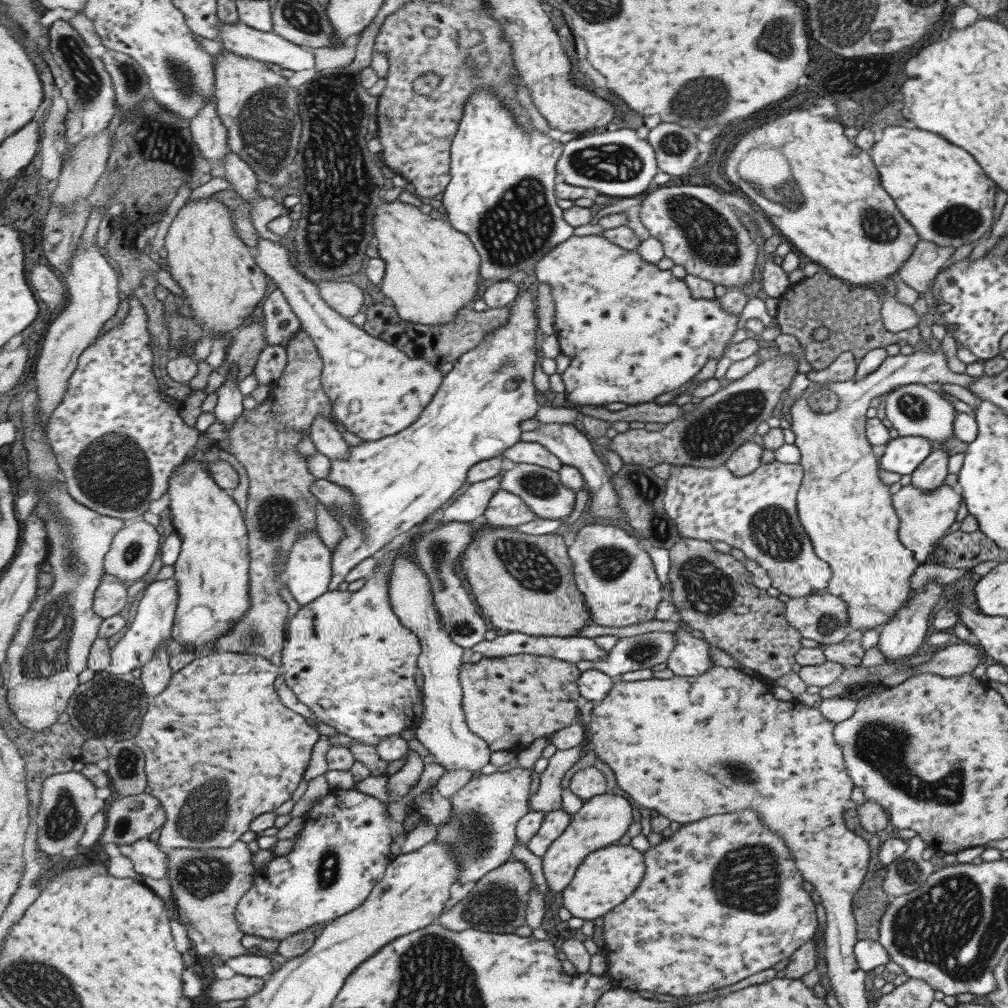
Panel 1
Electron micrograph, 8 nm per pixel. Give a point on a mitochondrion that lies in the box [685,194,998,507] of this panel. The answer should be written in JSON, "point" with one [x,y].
{"point":[965,220]}

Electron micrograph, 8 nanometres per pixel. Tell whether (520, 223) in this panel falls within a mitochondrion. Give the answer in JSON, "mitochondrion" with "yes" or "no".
{"mitochondrion":"yes"}

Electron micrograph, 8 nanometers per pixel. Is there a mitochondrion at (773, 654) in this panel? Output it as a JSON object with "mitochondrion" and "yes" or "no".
{"mitochondrion":"no"}

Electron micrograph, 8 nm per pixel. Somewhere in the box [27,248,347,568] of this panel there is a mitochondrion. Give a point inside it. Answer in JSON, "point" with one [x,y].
{"point":[113,473]}

